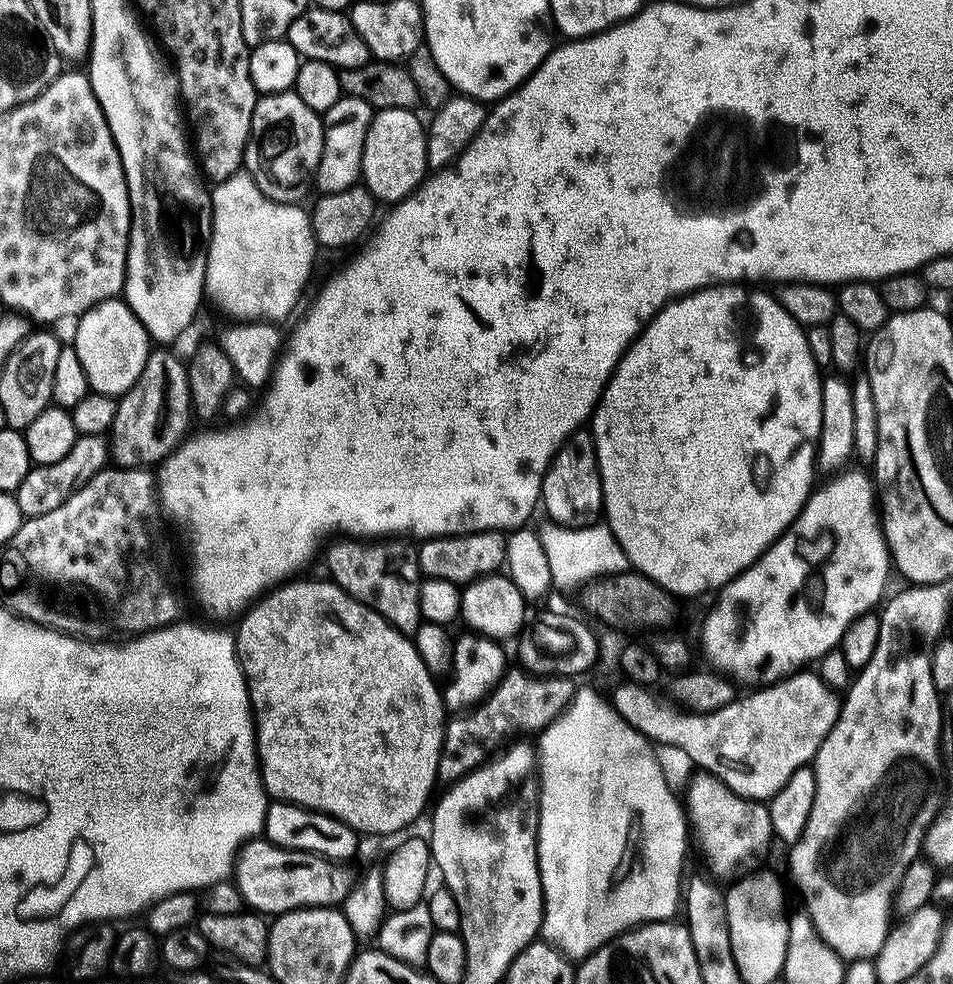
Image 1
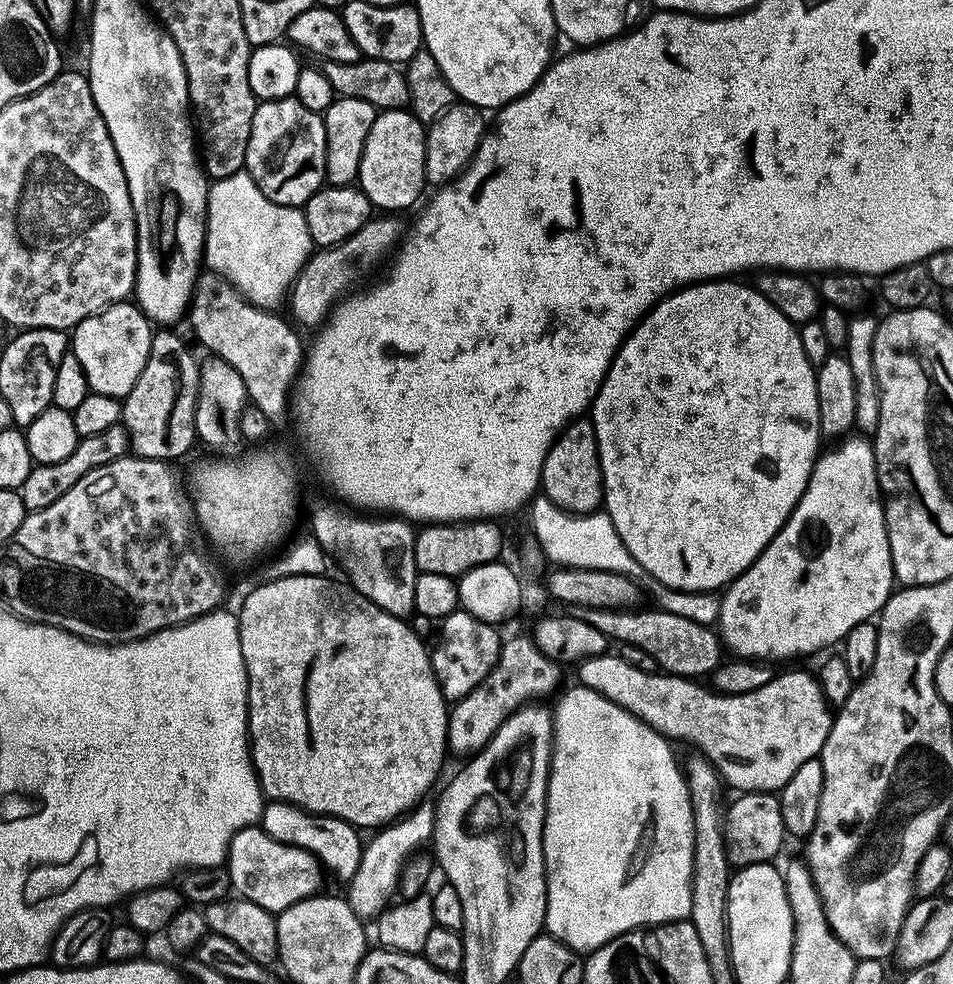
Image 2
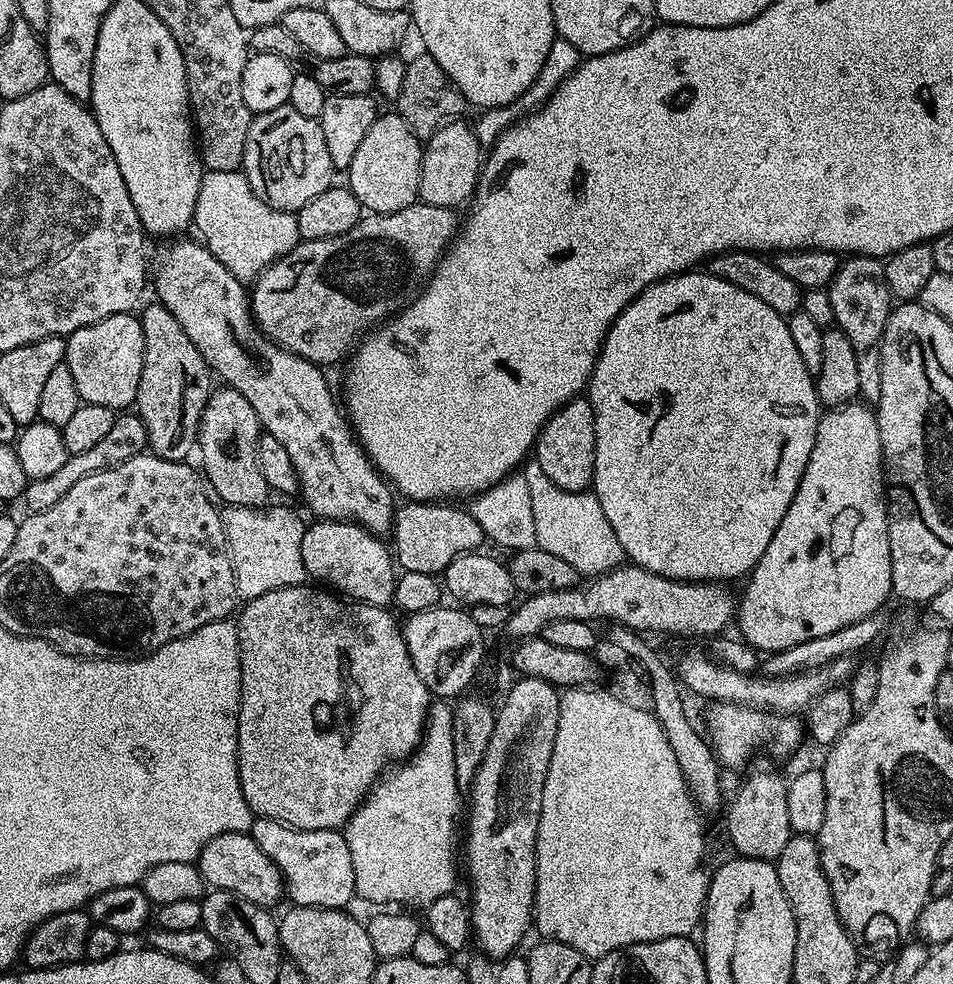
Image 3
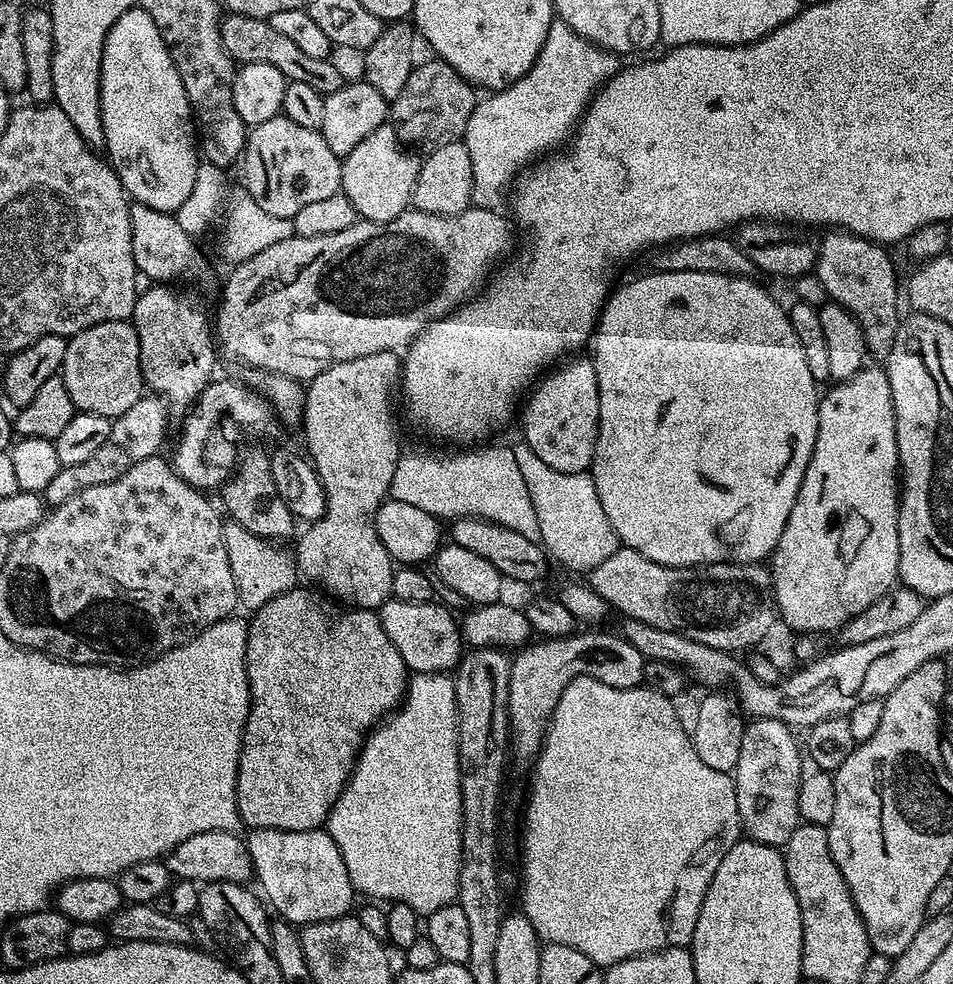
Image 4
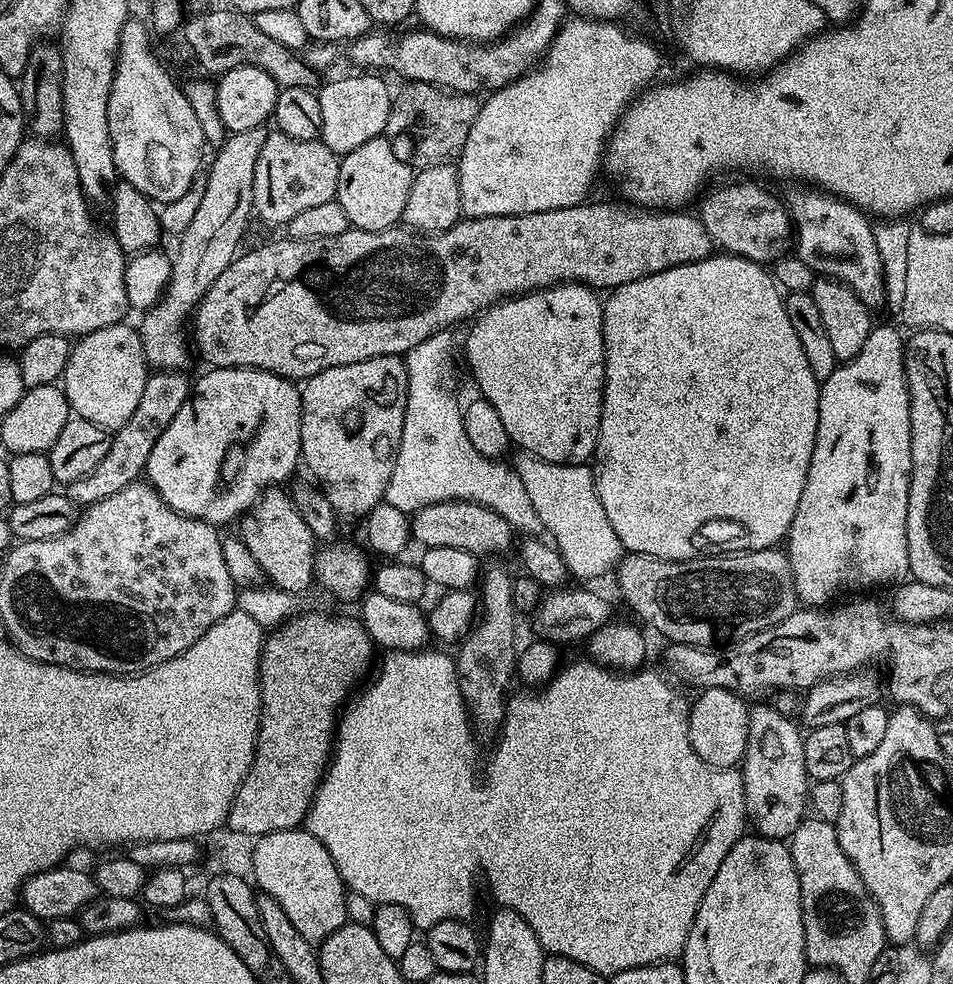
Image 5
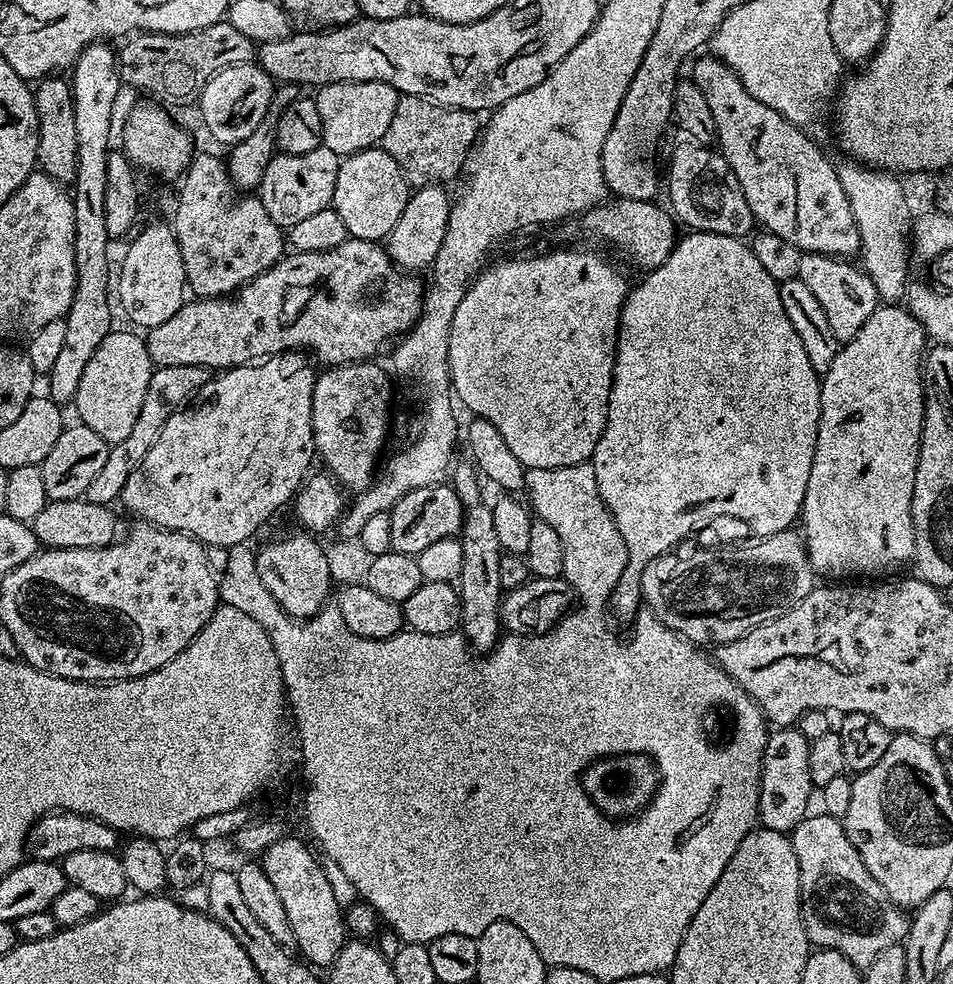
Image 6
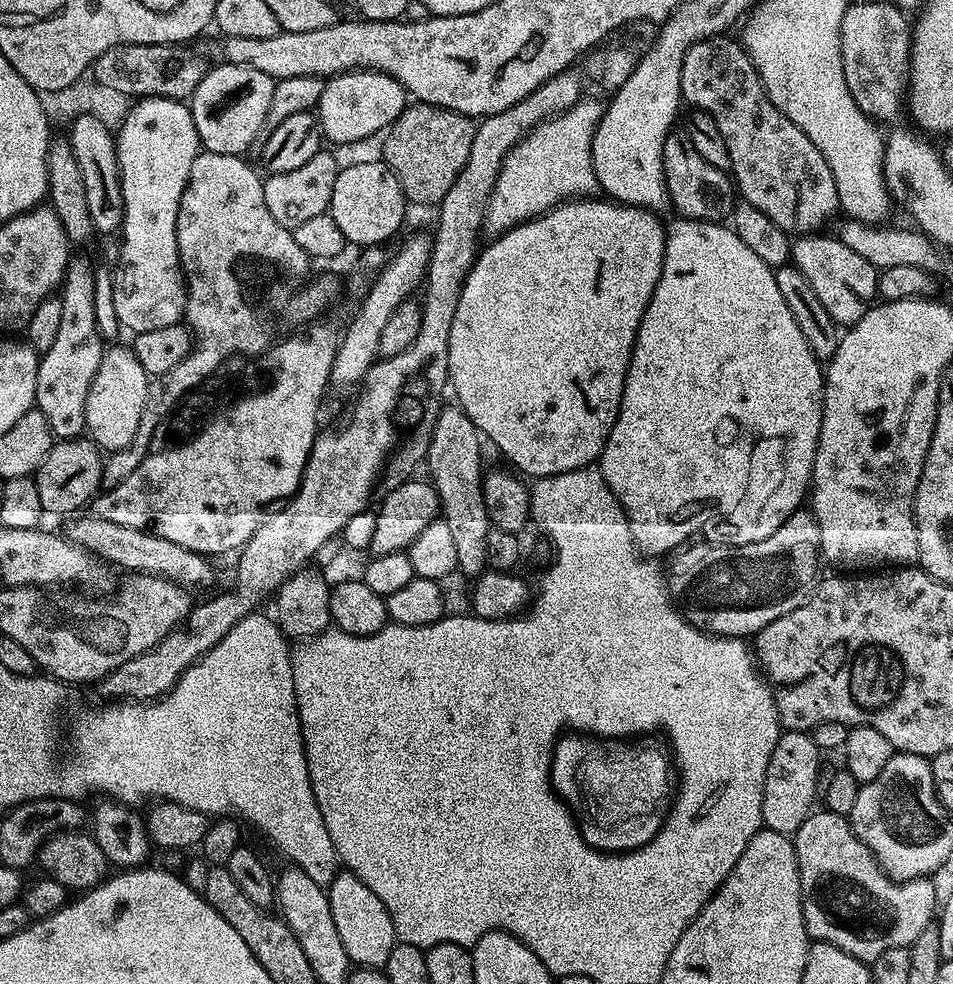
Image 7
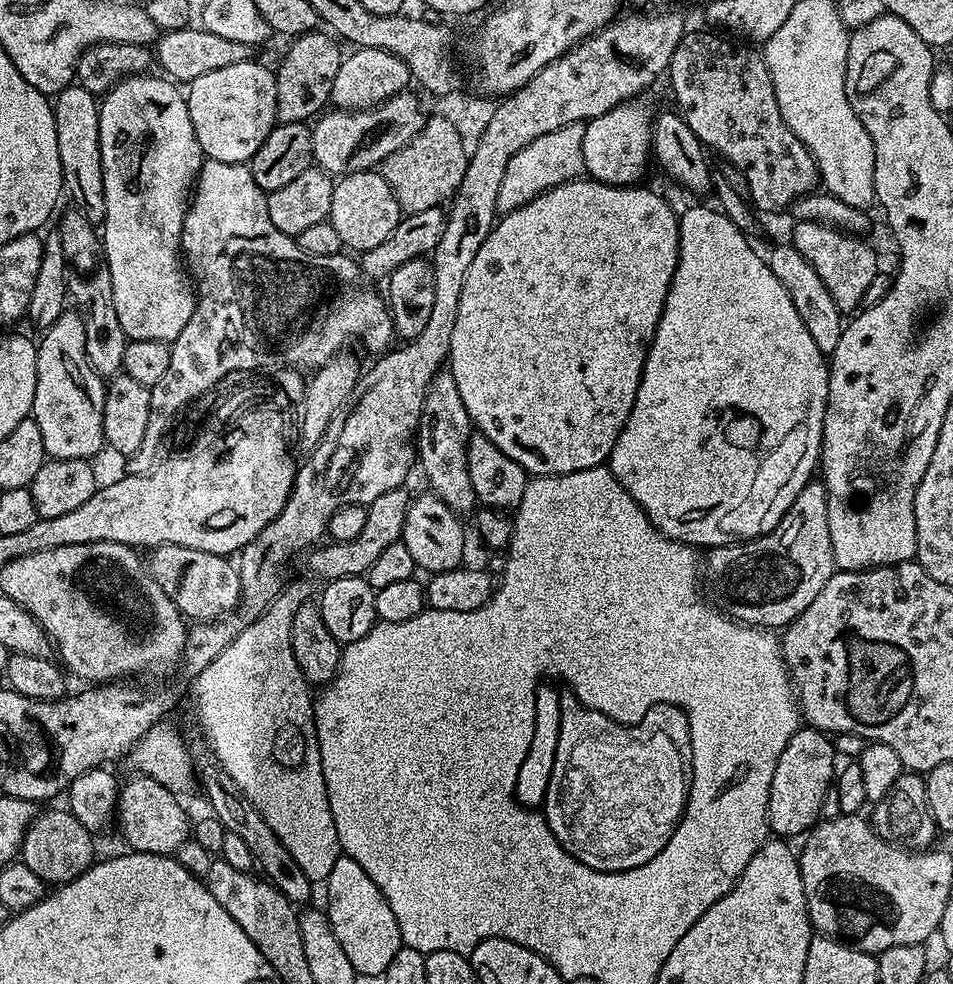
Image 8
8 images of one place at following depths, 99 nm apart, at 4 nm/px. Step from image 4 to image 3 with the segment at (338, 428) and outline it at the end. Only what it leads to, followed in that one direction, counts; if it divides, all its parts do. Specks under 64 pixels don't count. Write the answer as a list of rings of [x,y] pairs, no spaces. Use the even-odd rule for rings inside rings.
[[[319,519],[318,523],[310,524],[302,538],[302,560],[309,577],[316,577],[335,591],[360,601],[361,603],[387,607],[396,593],[396,564],[391,549],[386,548],[375,533],[368,531],[364,525],[356,521],[338,521]]]

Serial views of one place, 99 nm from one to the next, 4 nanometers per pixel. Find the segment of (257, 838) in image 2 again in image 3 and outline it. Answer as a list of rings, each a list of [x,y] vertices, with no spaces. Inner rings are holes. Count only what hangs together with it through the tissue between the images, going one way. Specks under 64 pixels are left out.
[[[221,832],[211,840],[203,850],[201,850],[198,857],[198,867],[203,883],[211,886],[213,889],[220,890],[225,885],[230,886],[231,891],[237,892],[238,895],[246,897],[250,902],[255,904],[263,904],[265,906],[272,906],[279,896],[283,897],[286,892],[286,880],[278,867],[272,859],[270,859],[259,846],[252,841],[251,835],[243,832]]]

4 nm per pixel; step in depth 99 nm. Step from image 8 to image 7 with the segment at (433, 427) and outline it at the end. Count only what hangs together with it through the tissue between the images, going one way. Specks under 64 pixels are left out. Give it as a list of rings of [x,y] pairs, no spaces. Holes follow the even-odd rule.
[[[459,406],[441,407],[434,422],[426,457],[427,475],[440,499],[440,516],[450,526],[454,547],[458,553],[458,568],[469,578],[475,578],[485,571],[488,562],[486,534],[492,529],[486,514],[486,502],[482,498],[482,467],[480,468],[480,432]]]

